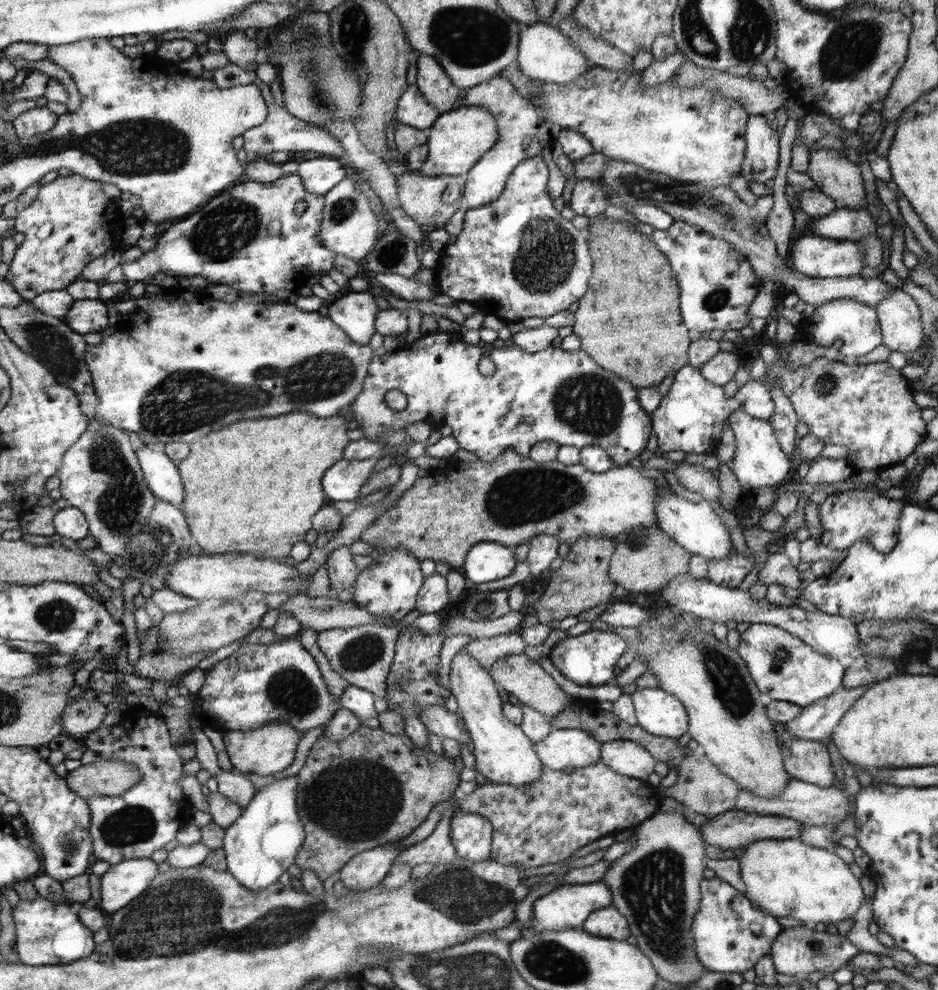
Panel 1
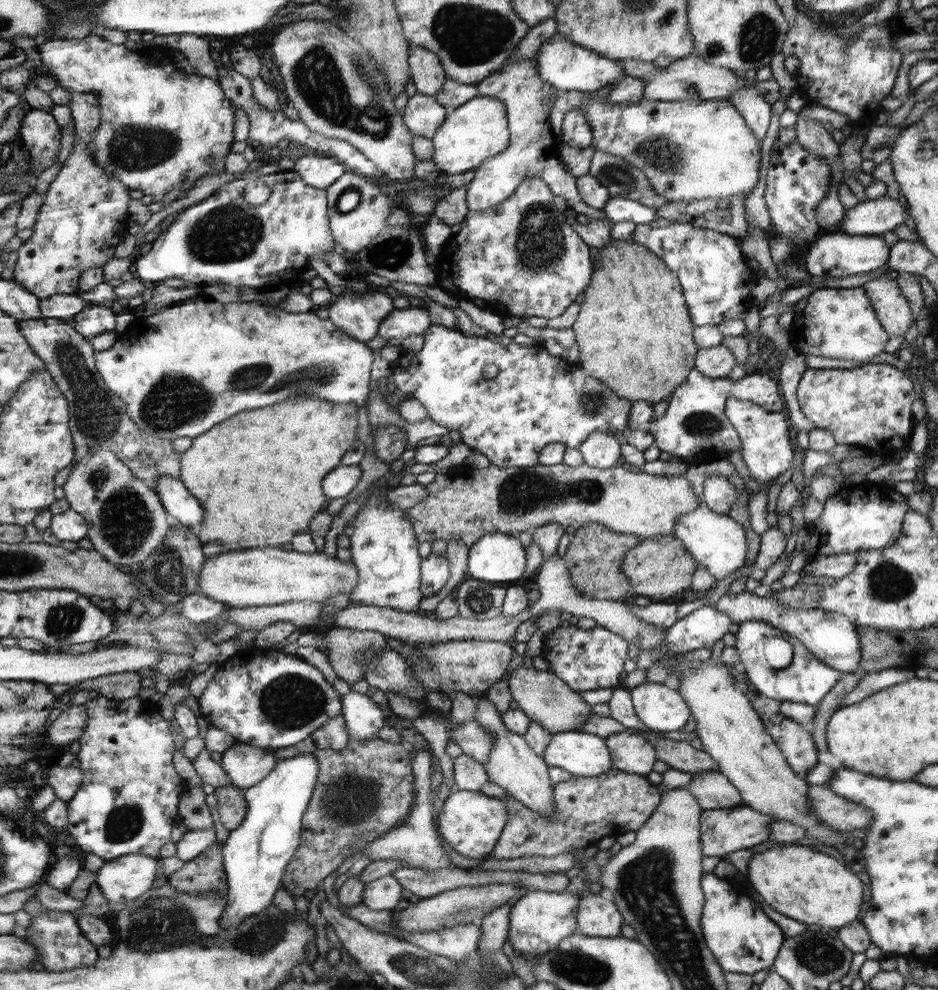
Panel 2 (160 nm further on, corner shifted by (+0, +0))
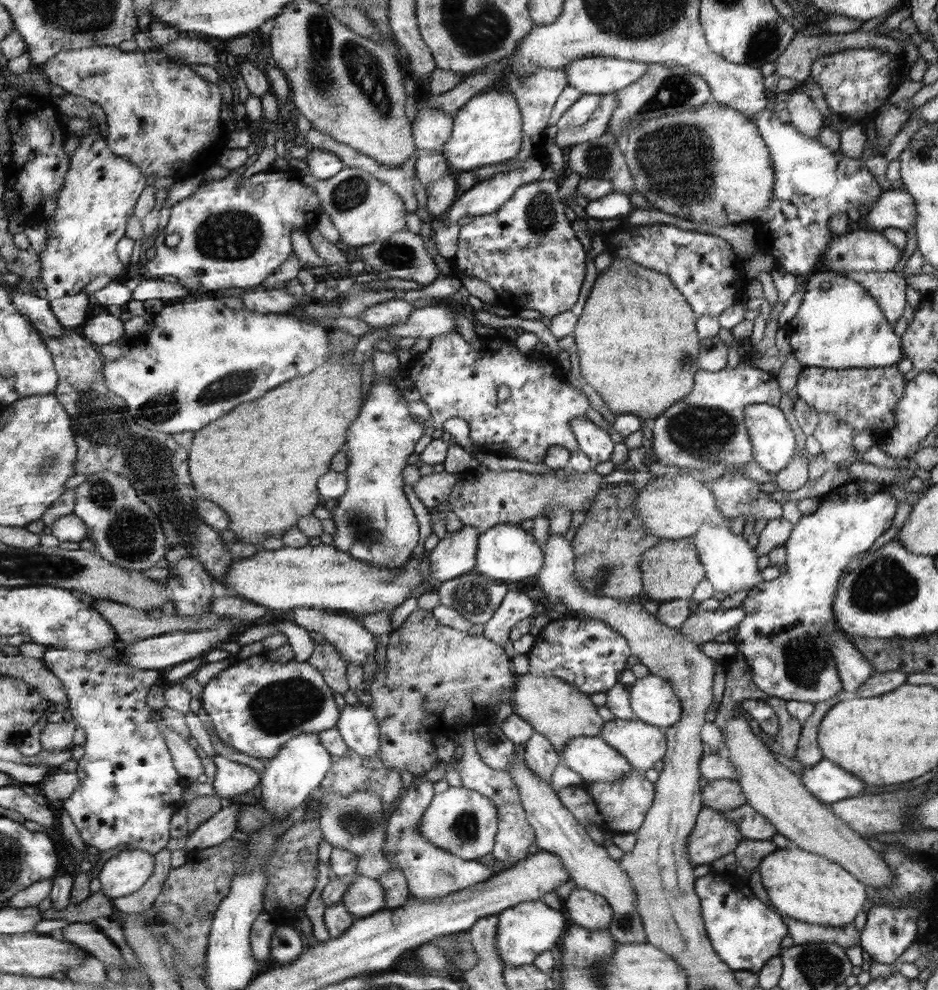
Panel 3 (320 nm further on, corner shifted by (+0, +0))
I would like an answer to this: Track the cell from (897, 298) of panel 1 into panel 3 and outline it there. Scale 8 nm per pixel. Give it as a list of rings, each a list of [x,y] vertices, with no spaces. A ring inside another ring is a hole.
[[[851,270],[848,278],[862,285],[881,306],[886,318],[892,323],[902,317],[904,306],[907,305],[907,282],[902,274],[894,271],[866,272]]]

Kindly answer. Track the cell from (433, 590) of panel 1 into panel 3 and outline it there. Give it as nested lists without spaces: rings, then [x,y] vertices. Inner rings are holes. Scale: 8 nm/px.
[[[463,526],[458,532],[450,532],[438,542],[434,550],[428,554],[428,570],[433,590],[443,582],[454,580],[464,574],[474,572],[477,563],[478,530],[474,526]]]

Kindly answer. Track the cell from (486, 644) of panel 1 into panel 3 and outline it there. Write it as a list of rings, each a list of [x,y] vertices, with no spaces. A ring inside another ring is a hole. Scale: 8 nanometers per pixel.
[[[416,608],[409,616],[406,617],[404,622],[397,629],[394,629],[391,632],[388,646],[386,647],[386,668],[384,670],[378,670],[372,678],[372,682],[369,682],[367,686],[368,694],[372,695],[374,701],[369,704],[369,709],[374,714],[375,719],[378,721],[380,729],[380,740],[379,740],[379,757],[382,759],[382,762],[385,763],[385,766],[388,766],[390,770],[395,770],[396,772],[404,772],[408,770],[414,776],[419,776],[428,772],[430,768],[435,768],[434,762],[438,760],[438,755],[436,754],[436,747],[432,740],[428,740],[428,724],[434,728],[438,726],[438,722],[446,724],[446,726],[454,726],[458,718],[470,722],[472,718],[476,717],[476,712],[480,712],[486,717],[487,713],[490,712],[490,708],[498,708],[501,703],[506,702],[506,700],[512,700],[511,694],[513,694],[513,688],[516,684],[516,676],[512,674],[510,670],[510,658],[506,656],[504,647],[498,646],[497,643],[492,642],[489,638],[486,638],[483,634],[473,635],[466,632],[456,630],[454,627],[443,625],[442,622],[439,622],[438,618],[435,618],[431,610],[421,610]]]

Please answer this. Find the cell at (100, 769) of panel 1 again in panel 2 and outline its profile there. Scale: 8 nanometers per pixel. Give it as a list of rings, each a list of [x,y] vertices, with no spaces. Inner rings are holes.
[[[55,761],[50,762],[48,778],[44,779],[44,783],[53,788],[55,796],[64,801],[69,801],[77,793],[82,781],[84,774],[78,767],[58,765]]]

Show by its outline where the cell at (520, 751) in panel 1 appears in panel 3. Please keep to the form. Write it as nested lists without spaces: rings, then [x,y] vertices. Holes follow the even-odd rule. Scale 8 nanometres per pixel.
[[[516,744],[517,752],[508,771],[519,788],[522,808],[530,826],[535,830],[535,843],[545,851],[557,854],[565,864],[572,882],[576,887],[601,894],[613,909],[613,920],[610,921],[609,930],[613,938],[621,944],[634,944],[646,942],[647,934],[643,926],[643,918],[637,906],[637,892],[631,878],[622,868],[621,863],[612,859],[606,851],[606,846],[599,844],[585,829],[581,822],[574,818],[572,812],[561,802],[561,799],[550,784],[540,780],[525,763],[524,745]]]

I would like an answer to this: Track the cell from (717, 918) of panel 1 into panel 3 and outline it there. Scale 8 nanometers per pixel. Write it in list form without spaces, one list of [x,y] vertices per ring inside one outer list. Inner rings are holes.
[[[712,872],[697,878],[696,891],[701,898],[702,918],[713,949],[735,971],[760,972],[760,968],[776,956],[780,940],[788,936],[788,927],[780,912],[764,904],[752,890],[748,892],[744,888],[742,892],[742,886],[722,876],[712,876]]]

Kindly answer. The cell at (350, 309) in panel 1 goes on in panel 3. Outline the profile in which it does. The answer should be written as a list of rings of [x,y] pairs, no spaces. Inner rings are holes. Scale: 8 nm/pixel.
[[[396,298],[379,302],[356,317],[370,324],[374,329],[386,329],[405,324],[413,312],[415,307],[411,301]]]

